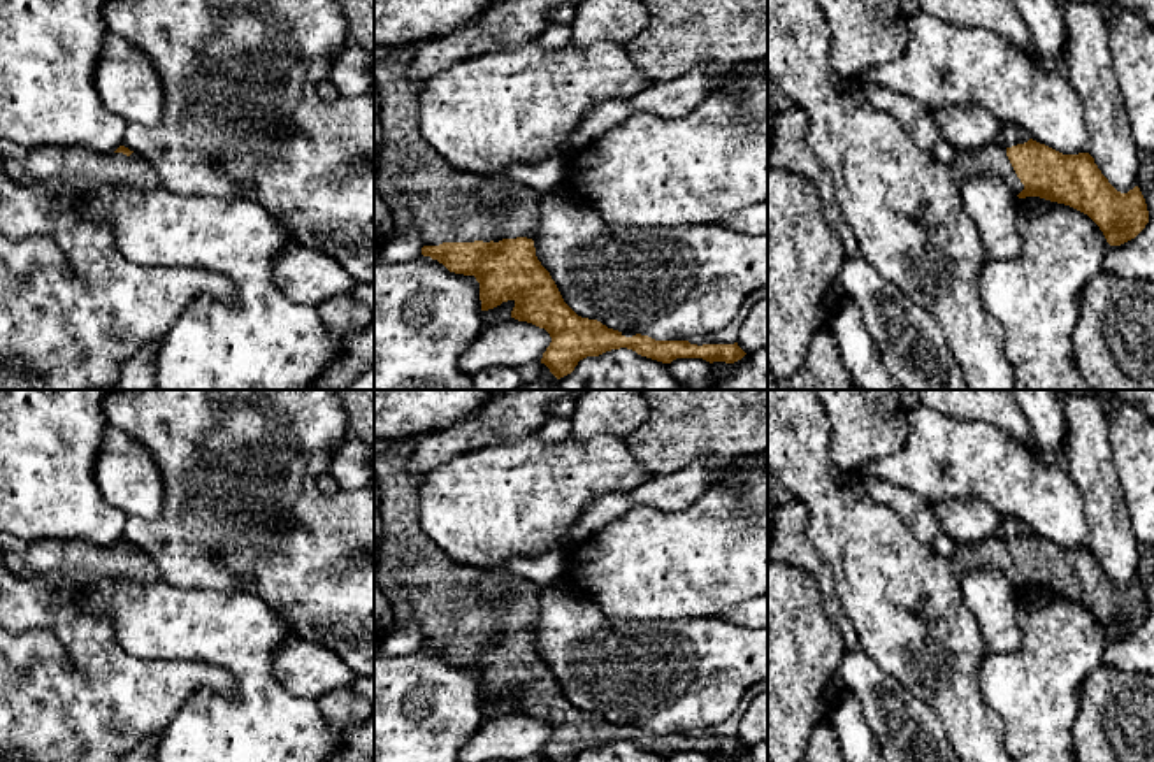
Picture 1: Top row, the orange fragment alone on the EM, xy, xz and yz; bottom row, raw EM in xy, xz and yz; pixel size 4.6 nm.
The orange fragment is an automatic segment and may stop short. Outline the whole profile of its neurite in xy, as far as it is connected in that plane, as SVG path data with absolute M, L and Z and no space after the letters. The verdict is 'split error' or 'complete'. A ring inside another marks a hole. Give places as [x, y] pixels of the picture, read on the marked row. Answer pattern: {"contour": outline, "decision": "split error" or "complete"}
{"contour": "M40 146L21 160L4 160L4 170L21 184L49 184L84 193L100 186L126 184L149 190L158 177L149 162L125 146L100 155L83 147Z", "decision": "split error"}

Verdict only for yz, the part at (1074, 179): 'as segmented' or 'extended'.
extended

